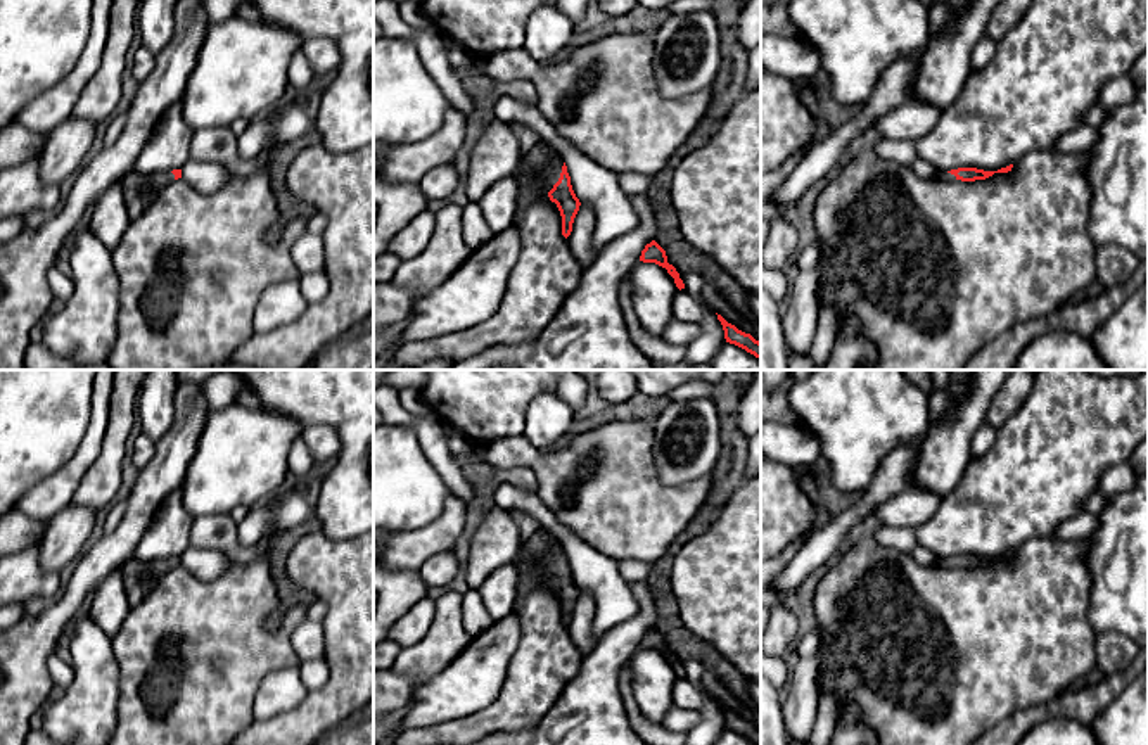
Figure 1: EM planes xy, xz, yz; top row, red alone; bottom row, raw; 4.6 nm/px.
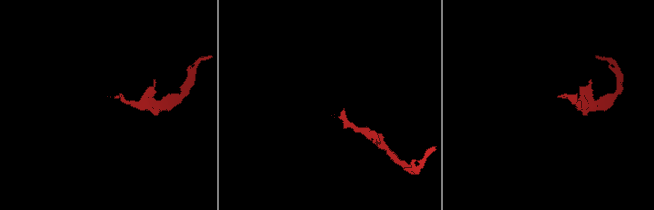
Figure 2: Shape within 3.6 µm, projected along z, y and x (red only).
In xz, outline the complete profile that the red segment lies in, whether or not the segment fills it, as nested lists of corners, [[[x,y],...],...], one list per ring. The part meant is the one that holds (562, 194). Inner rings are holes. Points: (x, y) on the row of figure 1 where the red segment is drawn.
[[[558,154],[555,156],[555,166],[538,176],[534,188],[546,192],[550,201],[557,204],[562,216],[562,235],[567,239],[581,202],[572,190],[567,166]]]

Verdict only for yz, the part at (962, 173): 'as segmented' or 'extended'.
extended

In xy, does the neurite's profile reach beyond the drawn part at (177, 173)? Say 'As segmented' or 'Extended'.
Extended

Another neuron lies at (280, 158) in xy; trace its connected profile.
[[[313,128],[311,131],[308,131],[306,135],[292,142],[275,145],[271,152],[265,157],[268,171],[270,171],[270,178],[271,178],[271,188],[278,201],[282,218],[290,218],[290,220],[306,218],[308,220],[311,214],[318,213],[315,206],[290,194],[285,178],[287,178],[289,166],[292,164],[296,156],[303,149],[309,145],[316,145],[320,142],[322,142],[322,137],[318,130]]]

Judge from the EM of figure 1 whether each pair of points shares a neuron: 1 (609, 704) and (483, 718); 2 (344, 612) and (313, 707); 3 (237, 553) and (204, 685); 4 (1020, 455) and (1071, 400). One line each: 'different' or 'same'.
1: different
2: same
3: different
4: same

